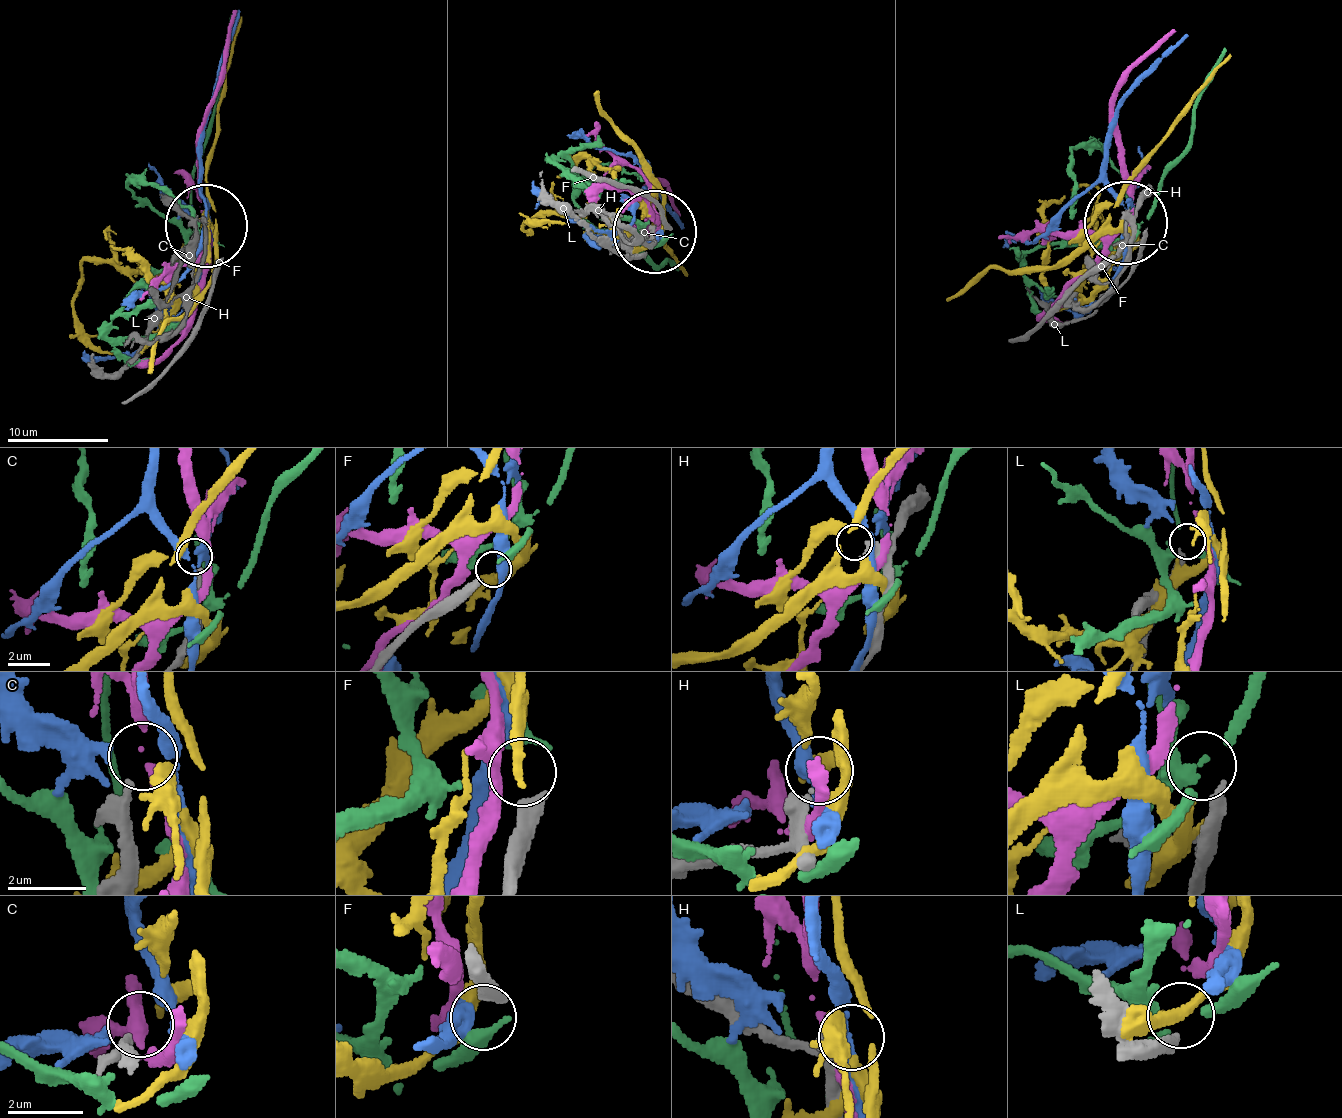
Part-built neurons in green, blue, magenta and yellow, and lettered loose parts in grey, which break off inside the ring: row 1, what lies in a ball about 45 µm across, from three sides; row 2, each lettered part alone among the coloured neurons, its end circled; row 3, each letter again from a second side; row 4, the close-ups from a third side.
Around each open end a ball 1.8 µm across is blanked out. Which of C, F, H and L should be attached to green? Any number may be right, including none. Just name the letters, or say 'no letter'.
F

